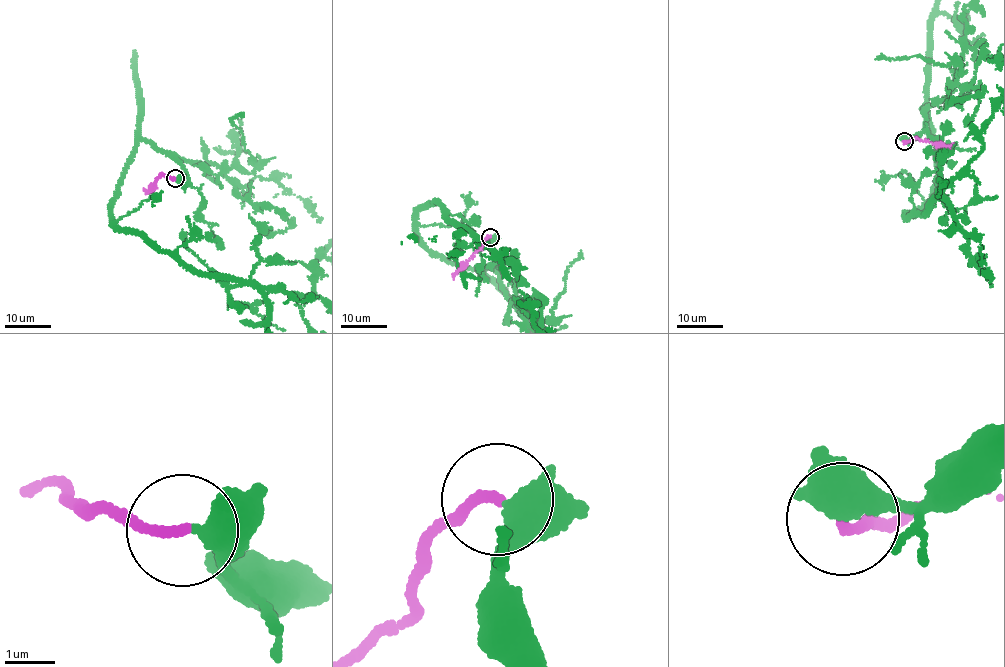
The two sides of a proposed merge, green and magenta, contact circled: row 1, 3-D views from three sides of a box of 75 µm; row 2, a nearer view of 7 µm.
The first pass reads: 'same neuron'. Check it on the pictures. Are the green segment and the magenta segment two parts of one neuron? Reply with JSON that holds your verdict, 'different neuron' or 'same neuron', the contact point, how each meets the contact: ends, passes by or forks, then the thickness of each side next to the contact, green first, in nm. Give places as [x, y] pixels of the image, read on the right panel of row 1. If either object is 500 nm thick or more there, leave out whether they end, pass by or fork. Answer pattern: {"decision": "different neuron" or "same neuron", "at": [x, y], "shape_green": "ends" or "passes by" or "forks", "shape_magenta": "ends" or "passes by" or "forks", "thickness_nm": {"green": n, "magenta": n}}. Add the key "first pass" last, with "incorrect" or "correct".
{"decision": "same neuron", "at": [904, 141], "shape_green": "forks", "shape_magenta": "ends", "thickness_nm": {"green": 320, "magenta": 200}, "first pass": "correct"}

